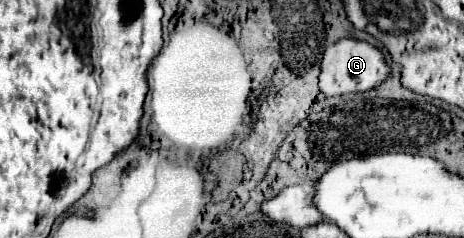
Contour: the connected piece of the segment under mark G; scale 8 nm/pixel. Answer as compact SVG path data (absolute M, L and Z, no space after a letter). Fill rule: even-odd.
M343 38L329 46L325 50L323 62L321 62L321 76L319 76L319 88L325 96L343 96L353 92L369 92L379 88L387 78L391 76L391 66L385 60L383 50L375 48L369 42Z

